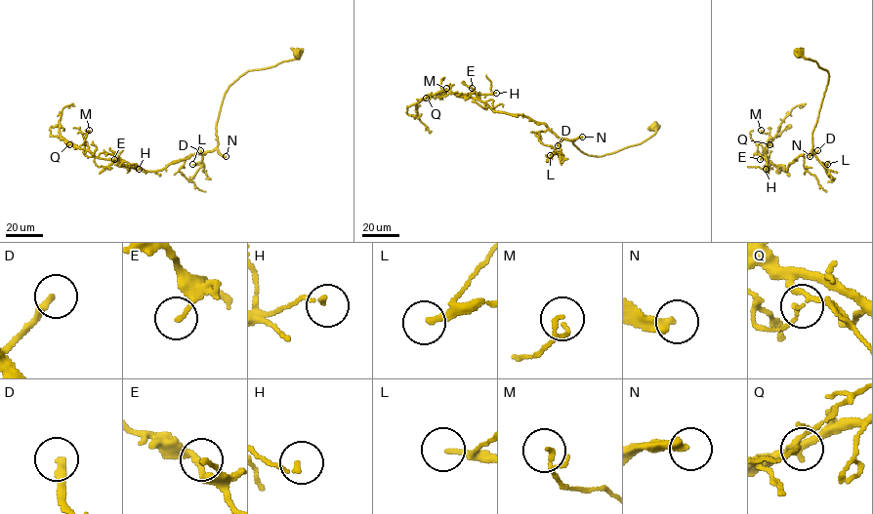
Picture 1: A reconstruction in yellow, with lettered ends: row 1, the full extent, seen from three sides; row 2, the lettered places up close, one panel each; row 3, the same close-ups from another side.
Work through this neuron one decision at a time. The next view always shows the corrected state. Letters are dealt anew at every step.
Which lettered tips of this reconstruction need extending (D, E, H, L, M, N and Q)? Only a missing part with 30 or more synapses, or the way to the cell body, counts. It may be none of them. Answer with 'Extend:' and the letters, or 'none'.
Extend: D, L, N

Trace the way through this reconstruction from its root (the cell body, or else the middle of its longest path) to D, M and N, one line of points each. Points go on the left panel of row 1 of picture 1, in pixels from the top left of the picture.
D: (297, 52), (298, 59), (248, 70), (228, 87), (216, 125), (218, 145), (204, 153), (200, 150)
M: (297, 52), (298, 59), (248, 70), (228, 87), (211, 151), (144, 171), (96, 157), (83, 137), (89, 130)
N: (297, 52), (298, 59), (248, 70), (228, 87), (216, 125), (217, 150), (226, 156)

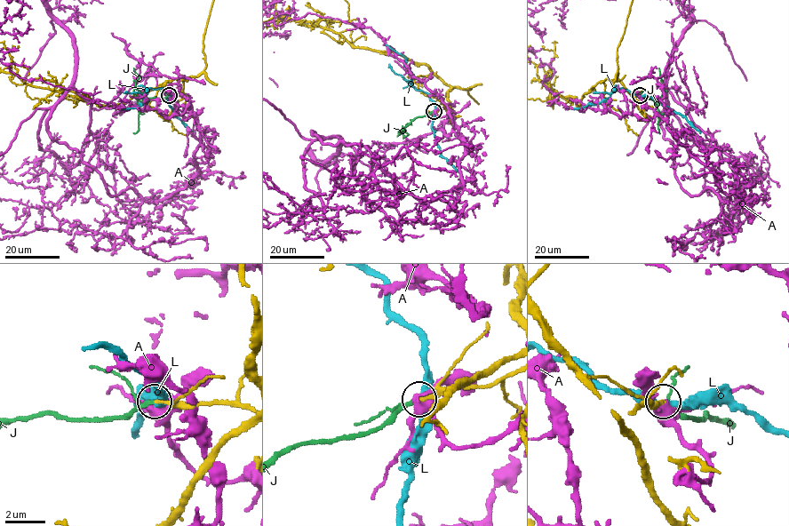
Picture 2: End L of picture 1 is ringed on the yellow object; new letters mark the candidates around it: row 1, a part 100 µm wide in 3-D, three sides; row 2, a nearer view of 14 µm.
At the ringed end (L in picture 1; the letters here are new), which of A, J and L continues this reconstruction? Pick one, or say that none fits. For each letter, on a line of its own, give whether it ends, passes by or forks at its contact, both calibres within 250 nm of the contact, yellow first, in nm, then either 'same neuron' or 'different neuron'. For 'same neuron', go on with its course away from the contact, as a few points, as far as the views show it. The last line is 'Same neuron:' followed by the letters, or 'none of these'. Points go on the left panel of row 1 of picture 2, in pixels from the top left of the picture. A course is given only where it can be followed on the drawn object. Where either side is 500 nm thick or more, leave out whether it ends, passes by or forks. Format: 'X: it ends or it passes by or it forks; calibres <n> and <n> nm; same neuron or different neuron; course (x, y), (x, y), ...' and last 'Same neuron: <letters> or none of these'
A: it passes by; calibres 280 and 480 nm; different neuron
J: it passes by; calibres 150 and 160 nm; same neuron; course (169, 95), (139, 100), (133, 89), (139, 76), (133, 68)
L: it passes by; calibres 200 and 360 nm; different neuron
Same neuron: J

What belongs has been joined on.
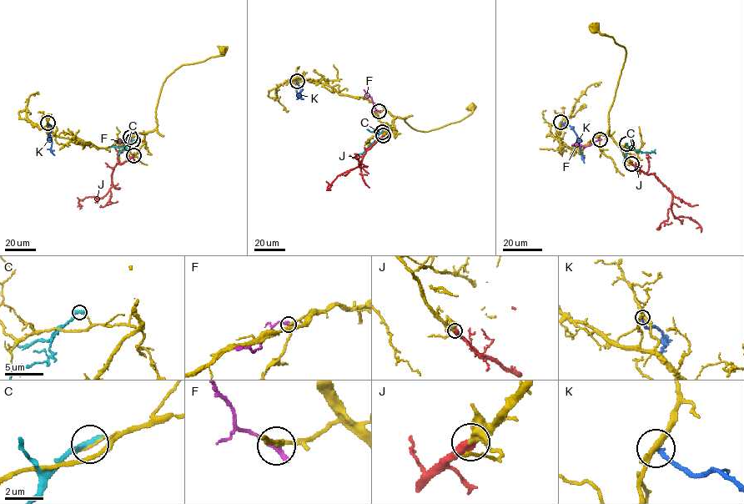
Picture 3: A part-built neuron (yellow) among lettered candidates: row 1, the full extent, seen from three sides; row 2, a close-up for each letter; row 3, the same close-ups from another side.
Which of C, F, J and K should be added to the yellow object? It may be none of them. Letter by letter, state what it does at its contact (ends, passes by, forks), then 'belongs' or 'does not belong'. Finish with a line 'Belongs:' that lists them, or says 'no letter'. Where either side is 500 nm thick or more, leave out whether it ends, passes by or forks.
C: it ends; does not belong
F: it ends; does not belong
J: belongs
K: it ends; does not belong
Belongs: J

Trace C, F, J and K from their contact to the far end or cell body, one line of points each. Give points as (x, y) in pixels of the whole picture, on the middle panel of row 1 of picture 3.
C: (382, 132), (371, 145), (358, 154)
F: (379, 111), (364, 89)
J: (383, 135), (366, 153), (361, 168), (357, 167), (339, 174), (329, 184), (329, 189)
K: (297, 81), (301, 88), (298, 94), (304, 98)

